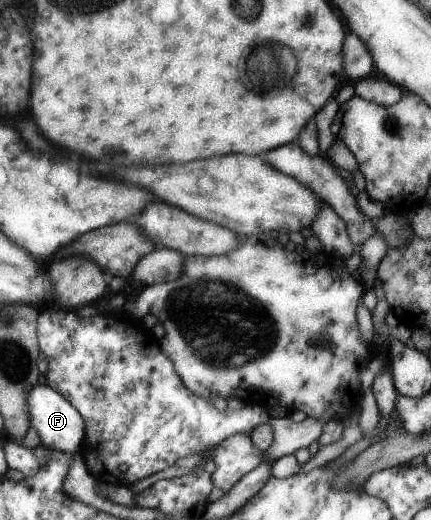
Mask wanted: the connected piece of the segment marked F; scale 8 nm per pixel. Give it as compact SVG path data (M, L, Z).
M37 384L28 394L28 412L33 427L39 434L41 444L51 450L59 450L72 454L85 453L86 425L84 418L76 406L63 397L56 389L48 384Z

